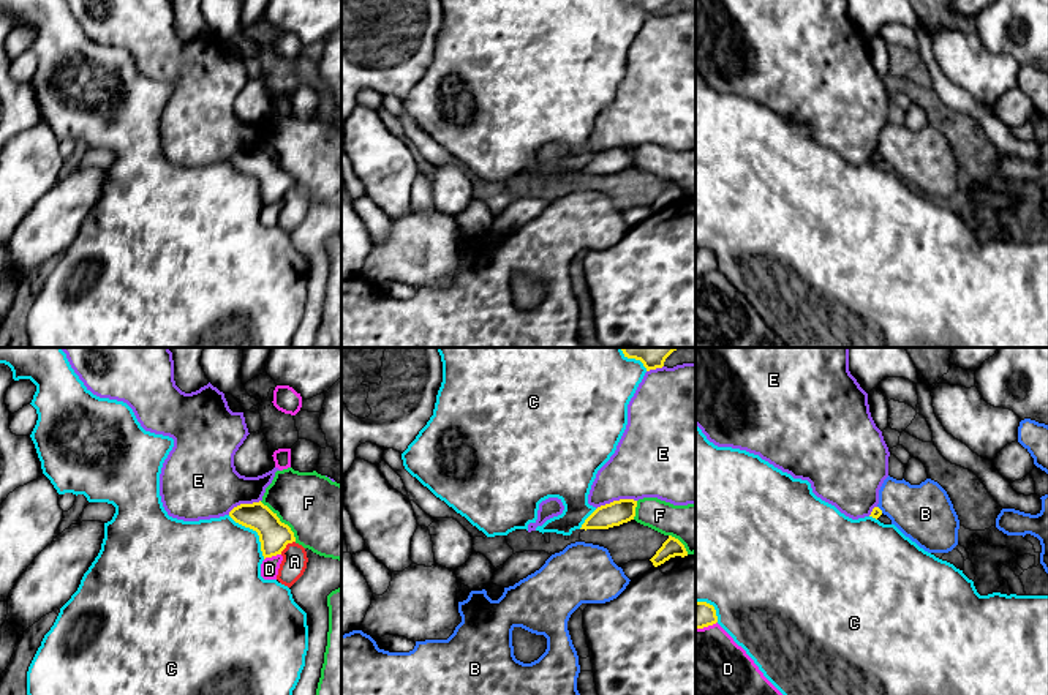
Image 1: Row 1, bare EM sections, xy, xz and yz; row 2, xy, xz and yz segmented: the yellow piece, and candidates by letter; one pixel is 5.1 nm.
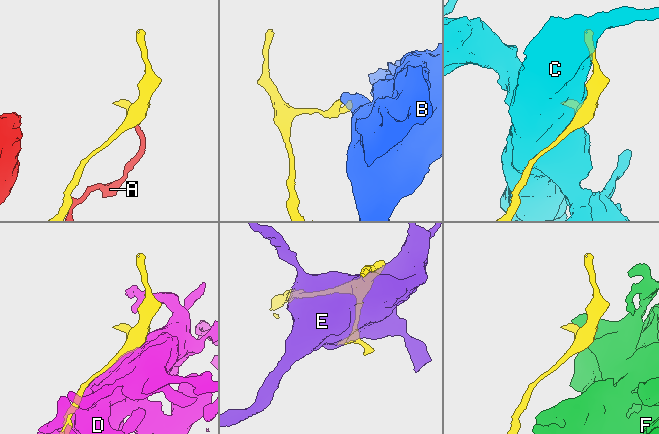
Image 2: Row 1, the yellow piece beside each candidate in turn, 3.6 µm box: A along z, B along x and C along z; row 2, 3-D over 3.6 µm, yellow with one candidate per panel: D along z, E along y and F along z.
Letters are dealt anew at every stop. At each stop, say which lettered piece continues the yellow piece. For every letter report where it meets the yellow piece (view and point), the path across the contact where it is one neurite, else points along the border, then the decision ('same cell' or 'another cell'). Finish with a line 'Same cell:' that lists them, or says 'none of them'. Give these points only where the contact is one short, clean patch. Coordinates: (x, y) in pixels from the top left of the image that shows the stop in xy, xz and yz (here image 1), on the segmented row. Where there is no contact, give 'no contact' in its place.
A: xy (286, 544) | another cell
B: yz (879, 509) | along yz (878, 506), (882, 512) | another cell
C: xy (255, 529) | another cell
D: xy (272, 555) | another cell
E: xz (615, 501) | another cell
F: xy (280, 522) | another cell
Same cell: none of them

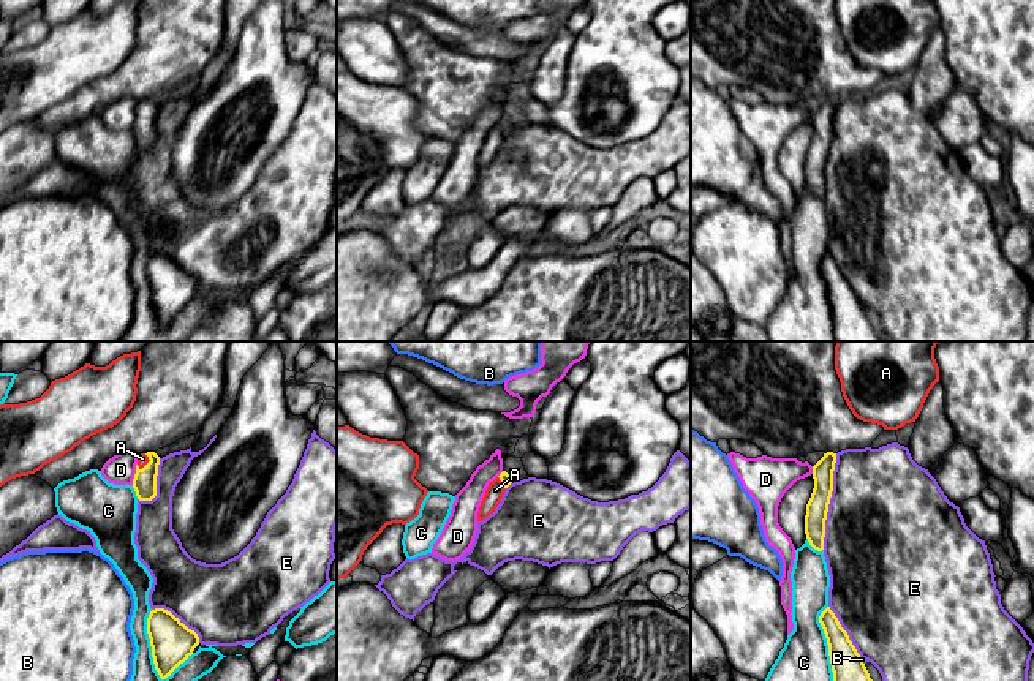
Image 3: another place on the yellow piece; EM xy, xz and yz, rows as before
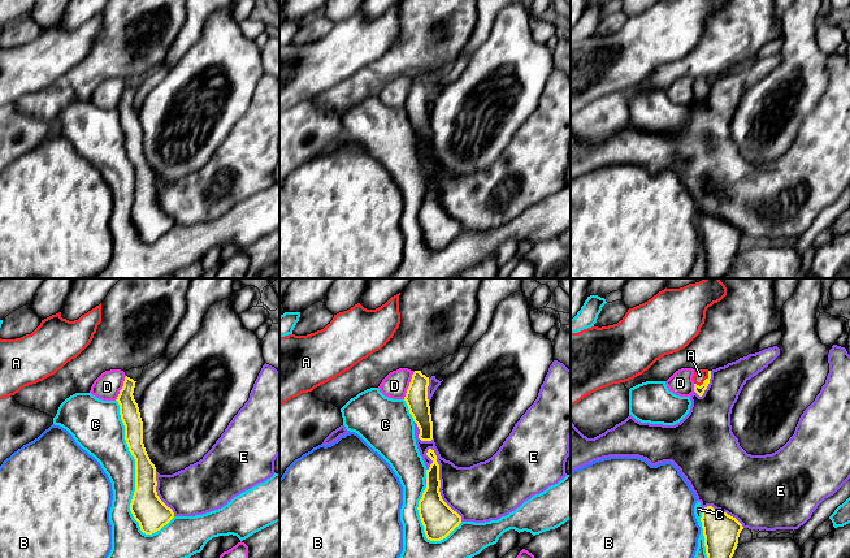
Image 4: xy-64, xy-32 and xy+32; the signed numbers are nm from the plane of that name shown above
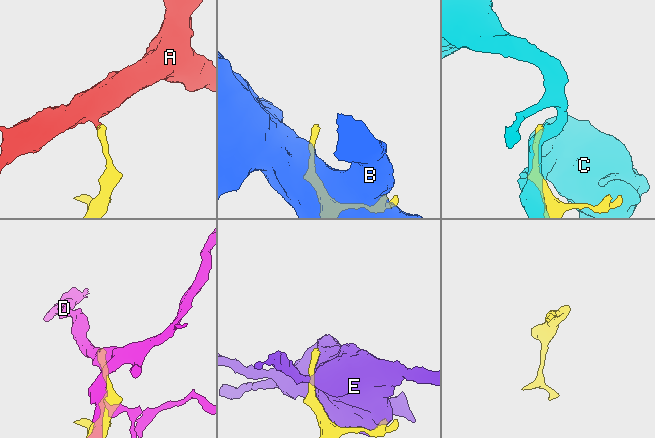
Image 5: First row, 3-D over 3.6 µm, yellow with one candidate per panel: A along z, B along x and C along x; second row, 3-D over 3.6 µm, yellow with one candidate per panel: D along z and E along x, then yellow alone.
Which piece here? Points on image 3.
A: xy (149, 462) | across xy (144, 482), (149, 462), (143, 459) | same cell
B: yz (862, 662) | another cell
C: xy (150, 645) | another cell
D: xy (135, 474) | along xy (136, 463), (132, 484) | another cell
E: yz (829, 501) | another cell
Same cell: A

